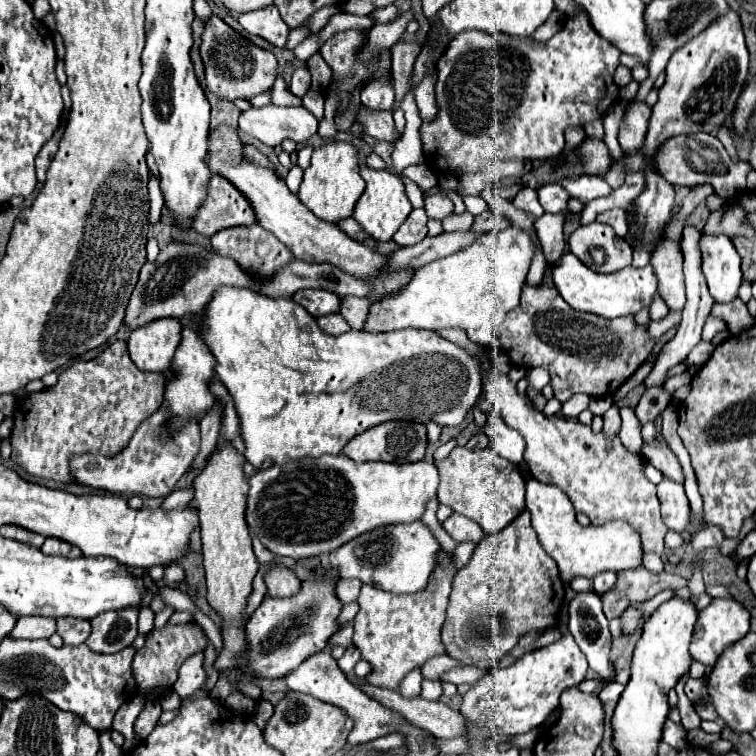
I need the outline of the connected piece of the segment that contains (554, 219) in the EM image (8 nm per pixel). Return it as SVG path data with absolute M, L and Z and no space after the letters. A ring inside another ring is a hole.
M543 213L535 221L537 237L539 237L539 243L541 243L547 267L553 267L555 261L561 257L563 249L565 249L563 221L565 221L563 213Z

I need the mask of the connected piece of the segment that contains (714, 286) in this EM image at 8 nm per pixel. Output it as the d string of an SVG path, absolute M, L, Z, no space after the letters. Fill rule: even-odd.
M705 231L699 237L699 249L701 249L701 269L709 287L709 293L717 303L729 303L737 297L737 291L741 287L741 257L737 249L733 247L731 239L727 235L707 235Z

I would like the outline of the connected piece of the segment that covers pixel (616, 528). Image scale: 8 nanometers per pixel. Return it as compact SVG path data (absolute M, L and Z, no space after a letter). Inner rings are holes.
M527 479L525 489L525 507L531 513L531 525L539 535L543 549L557 561L559 573L565 585L575 577L593 579L601 571L625 571L641 565L643 549L639 533L627 521L615 519L603 525L579 525L575 519L575 509L567 495L549 483L539 483L537 479Z

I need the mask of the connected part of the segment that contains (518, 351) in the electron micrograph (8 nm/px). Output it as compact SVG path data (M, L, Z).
M551 271L545 277L545 285L531 289L525 287L521 293L521 307L507 313L505 321L497 329L499 341L505 347L507 355L513 359L517 367L545 367L551 373L551 385L555 389L555 399L565 403L577 393L585 393L589 397L611 397L635 371L639 365L645 363L649 357L655 341L647 333L647 325L637 325L633 317L617 317L613 321L603 319L593 313L579 313L563 299L559 299L559 293L555 287L551 287Z

